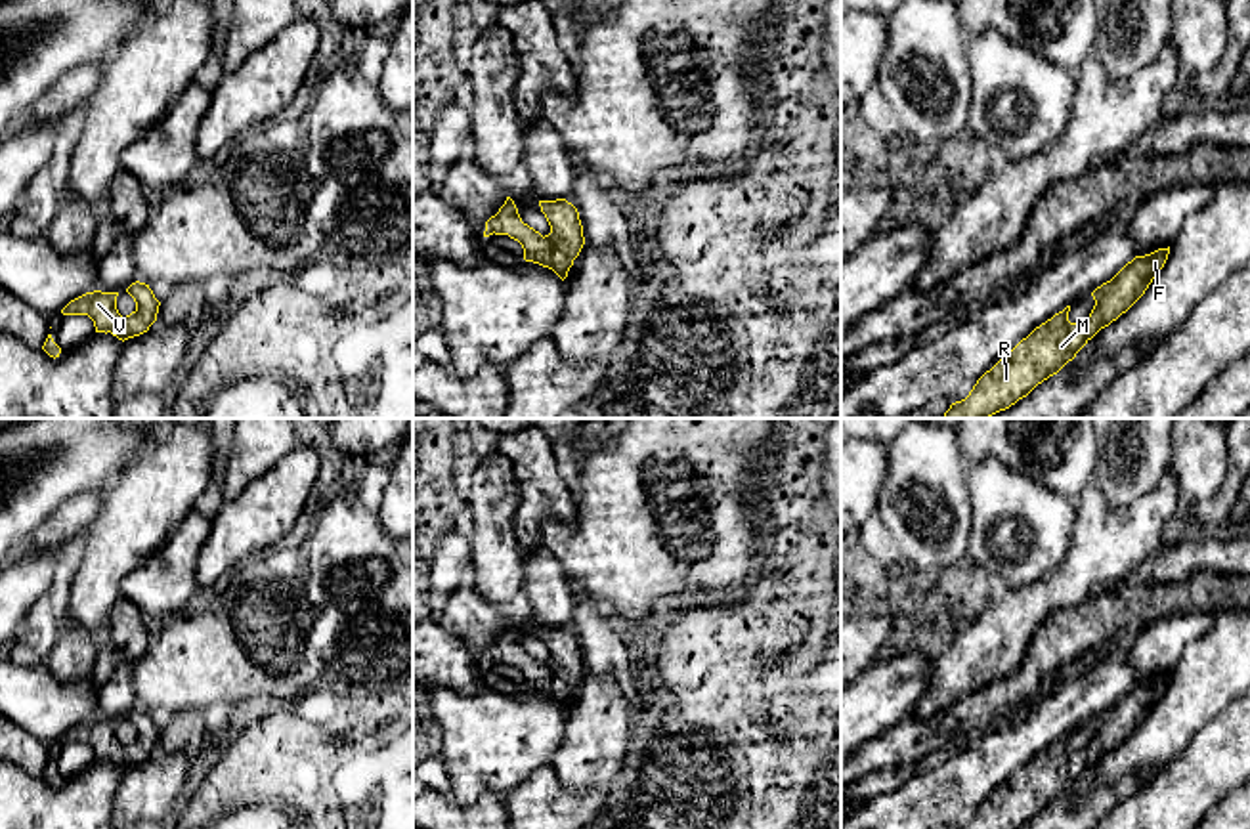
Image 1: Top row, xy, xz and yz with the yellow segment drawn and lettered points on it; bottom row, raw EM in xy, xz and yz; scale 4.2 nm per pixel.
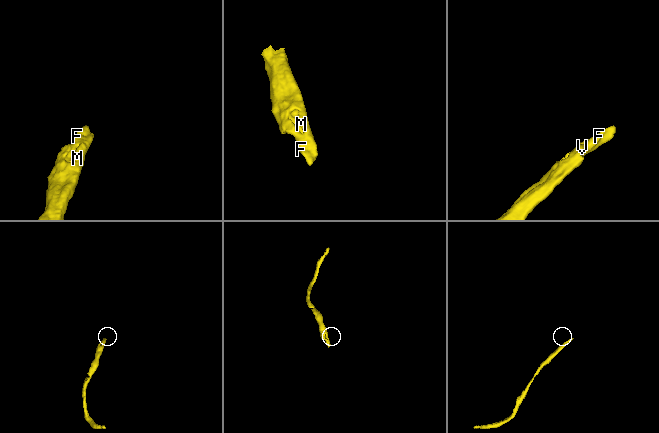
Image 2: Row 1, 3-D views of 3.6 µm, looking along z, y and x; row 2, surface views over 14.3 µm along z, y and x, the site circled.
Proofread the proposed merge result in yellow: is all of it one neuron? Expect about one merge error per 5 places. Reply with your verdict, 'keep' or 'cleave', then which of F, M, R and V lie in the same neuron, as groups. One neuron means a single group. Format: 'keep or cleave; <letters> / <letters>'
keep; F M R V

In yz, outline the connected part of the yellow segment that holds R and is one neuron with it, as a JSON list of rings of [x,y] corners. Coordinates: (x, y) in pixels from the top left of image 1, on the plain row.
[[[1170,674],[1128,690],[1110,709],[1091,720],[1095,733],[1086,747],[1070,751],[1070,733],[1067,733],[1036,755],[986,798],[961,829],[1019,829],[1026,825],[1145,722],[1164,695],[1168,682]]]

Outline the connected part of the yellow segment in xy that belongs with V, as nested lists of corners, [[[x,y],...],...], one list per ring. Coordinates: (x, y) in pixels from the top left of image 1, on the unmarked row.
[[[132,711],[126,720],[134,726],[136,737],[122,745],[117,737],[119,720],[86,720],[71,728],[63,743],[88,743],[94,749],[96,760],[111,760],[119,768],[128,768],[149,758],[157,749],[161,730],[145,711]]]

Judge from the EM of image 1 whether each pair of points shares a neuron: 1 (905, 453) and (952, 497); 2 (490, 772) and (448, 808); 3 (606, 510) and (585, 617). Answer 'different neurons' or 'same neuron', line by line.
1: same neuron
2: different neurons
3: different neurons

